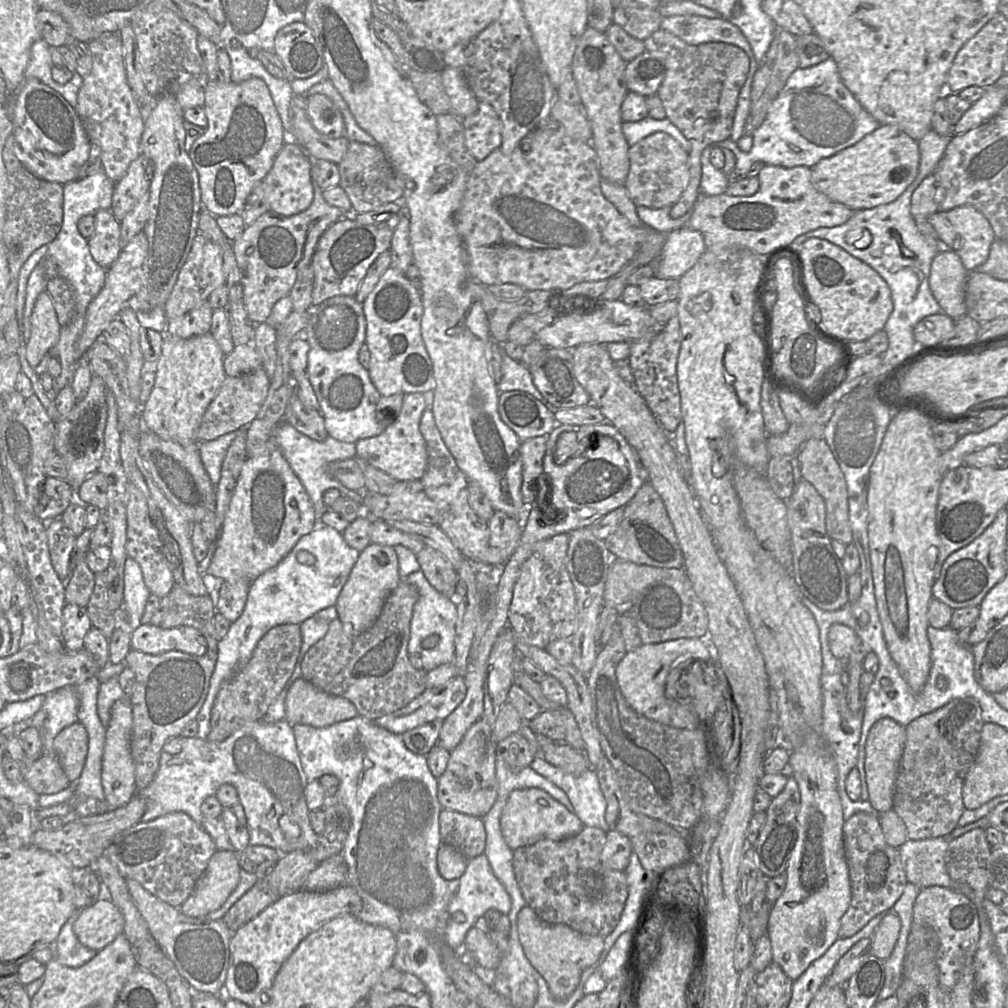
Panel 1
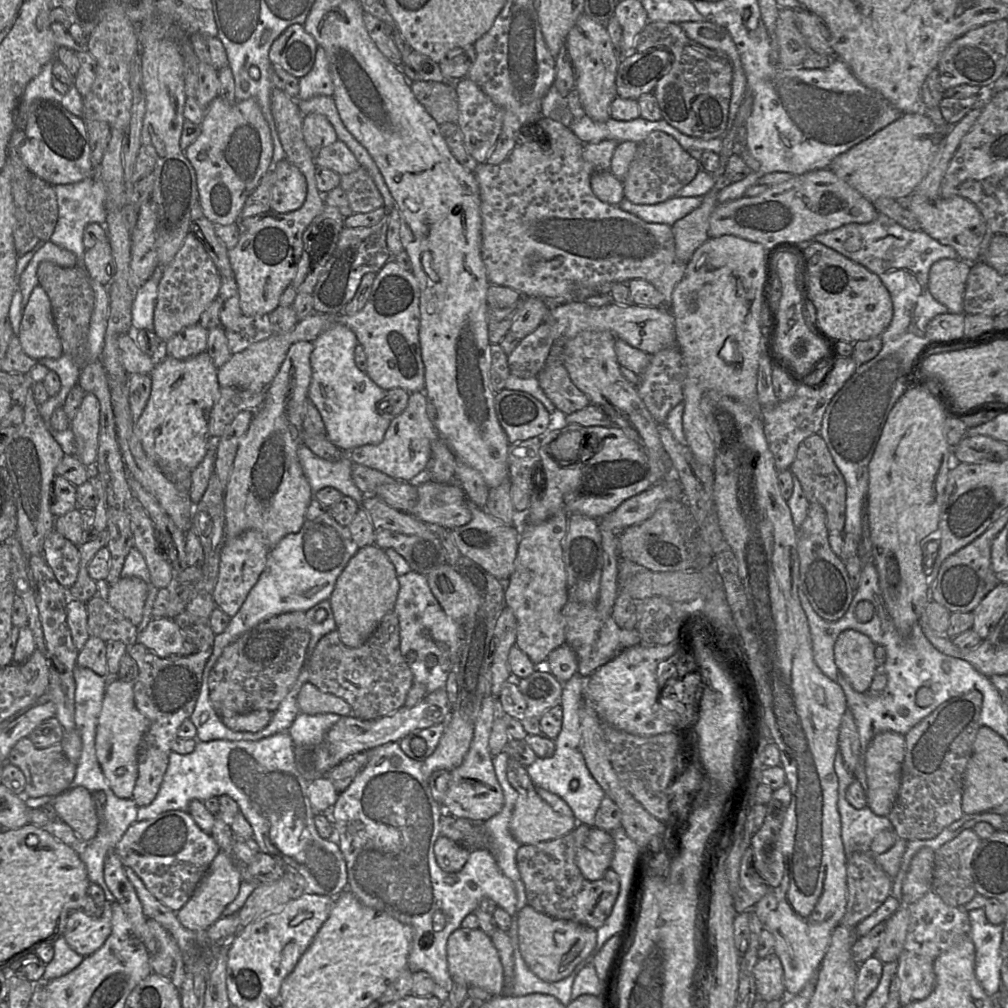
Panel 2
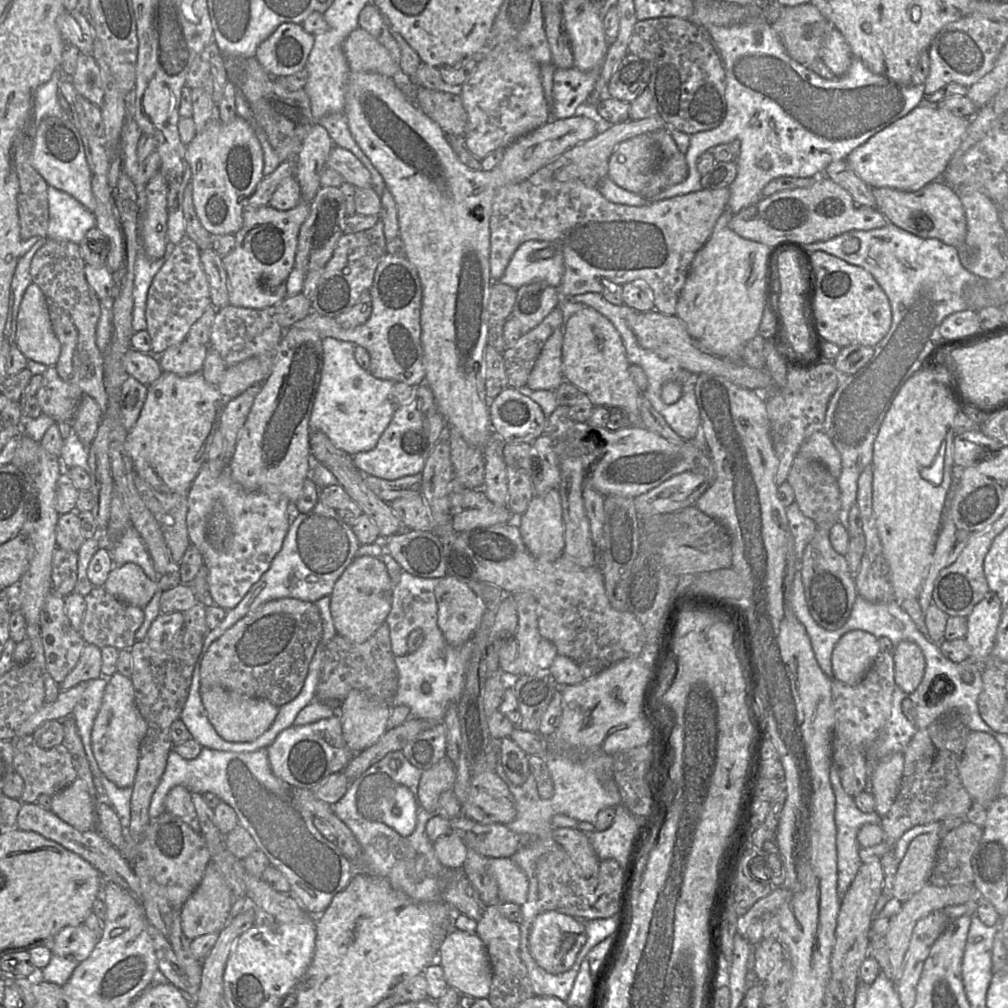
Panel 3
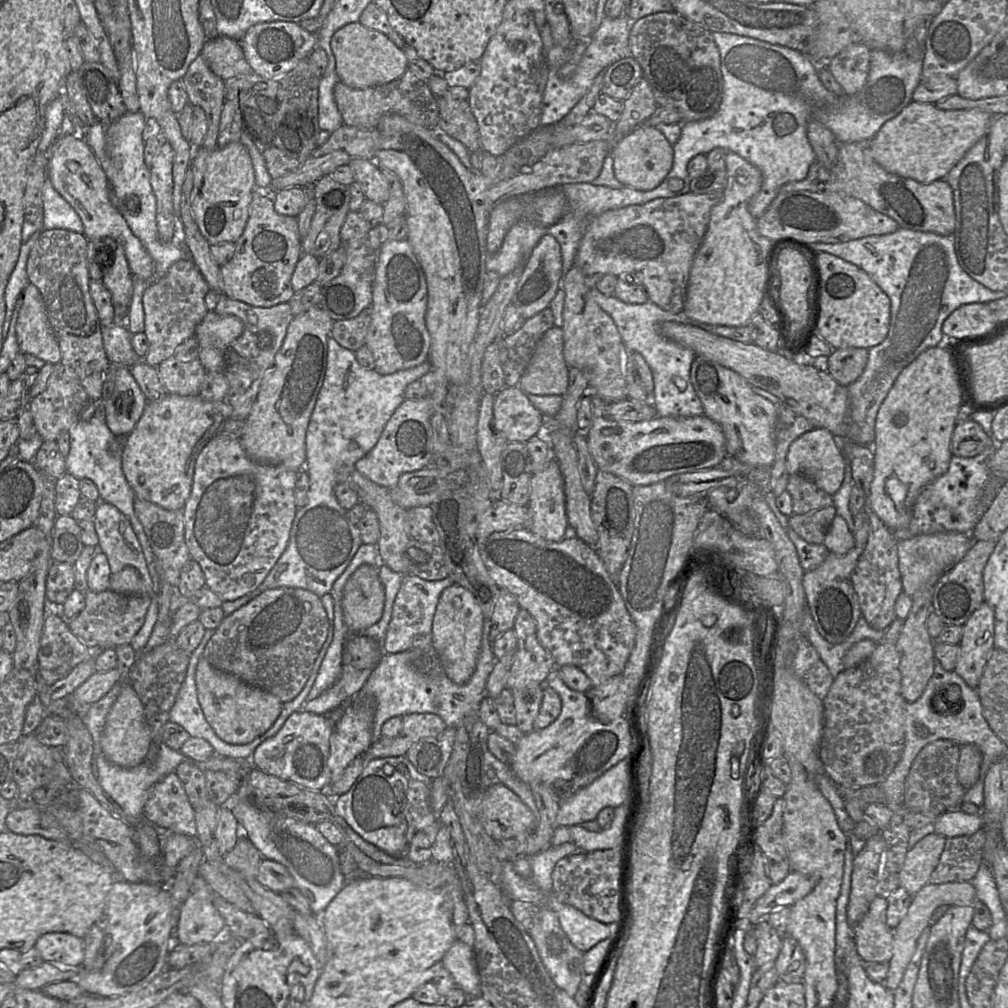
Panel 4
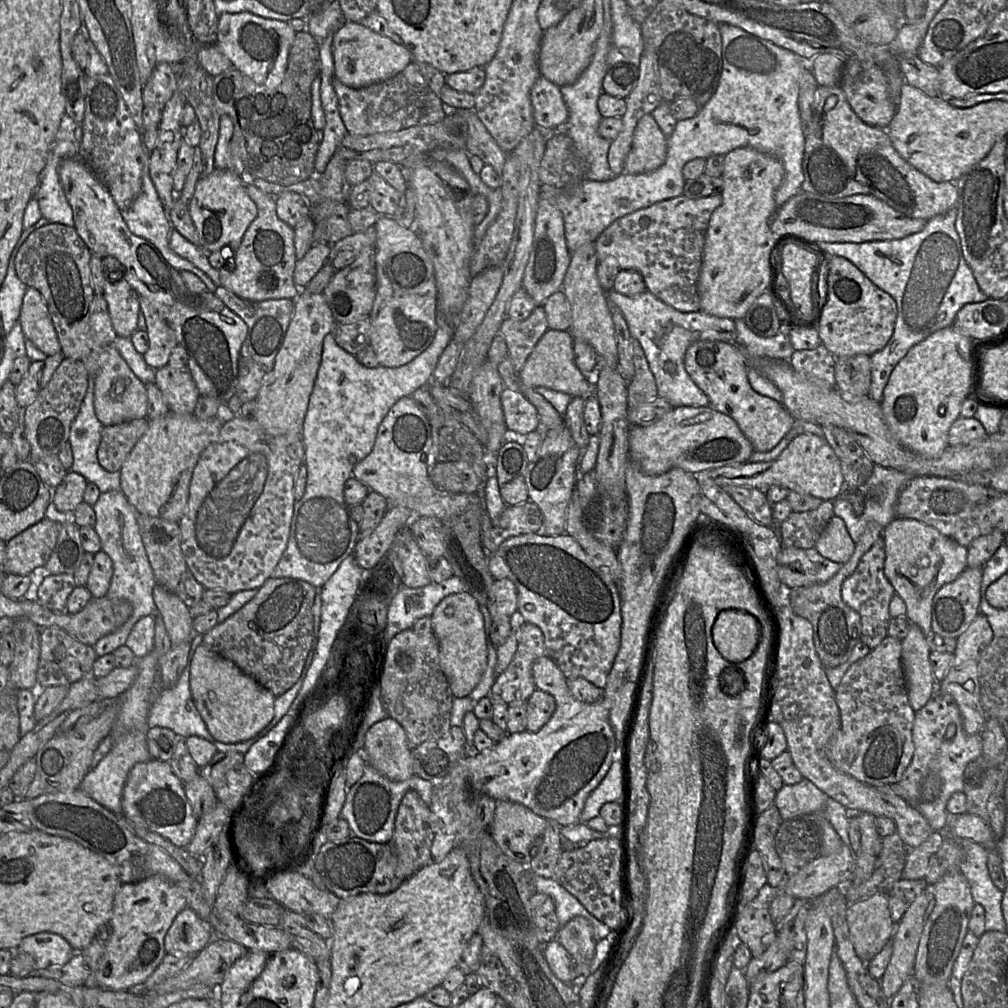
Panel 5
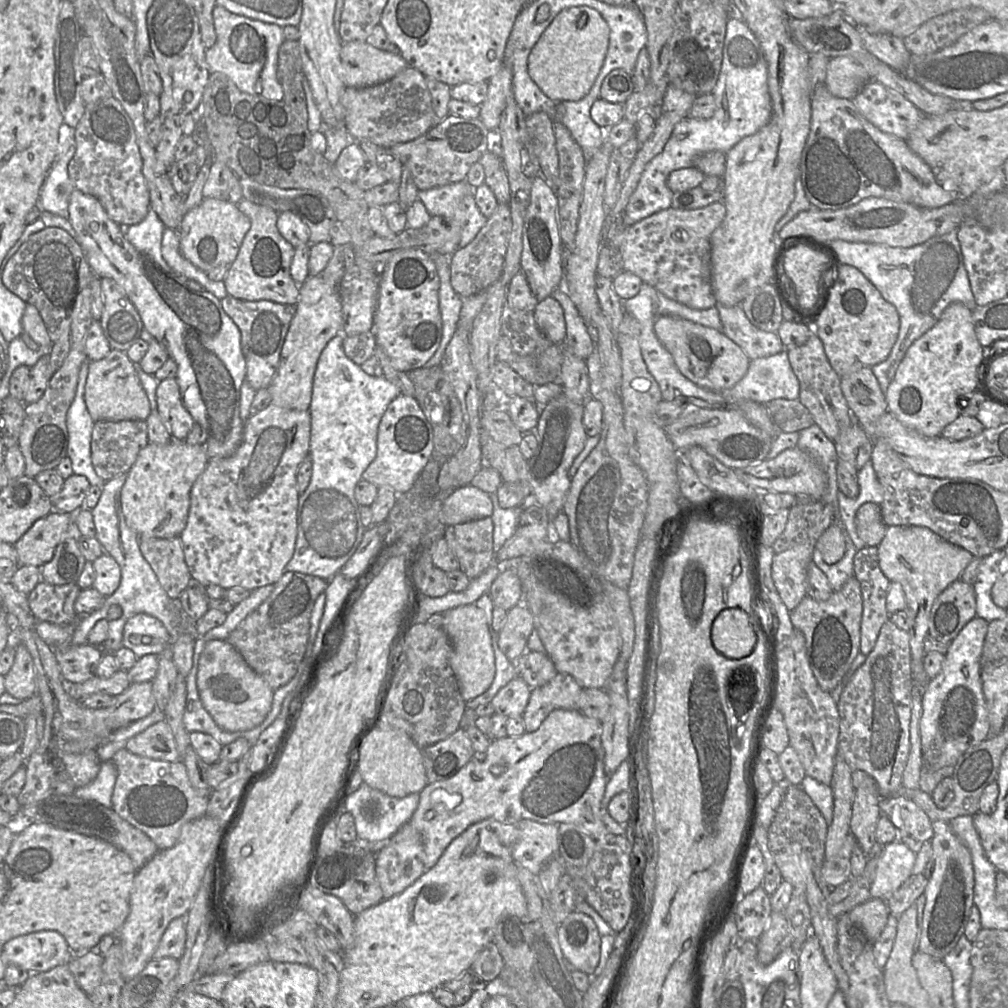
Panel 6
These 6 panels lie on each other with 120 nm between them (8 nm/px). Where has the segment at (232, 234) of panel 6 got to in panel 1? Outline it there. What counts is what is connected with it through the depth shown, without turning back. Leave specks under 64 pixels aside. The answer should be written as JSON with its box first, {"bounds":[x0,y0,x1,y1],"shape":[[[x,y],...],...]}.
{"bounds":[187,77,284,215],"shape":[[[257,77],[241,83],[210,81],[205,88],[204,111],[207,127],[187,151],[198,172],[200,198],[203,210],[211,215],[240,214],[253,187],[269,172],[275,156],[284,145],[284,129],[266,83]]]}

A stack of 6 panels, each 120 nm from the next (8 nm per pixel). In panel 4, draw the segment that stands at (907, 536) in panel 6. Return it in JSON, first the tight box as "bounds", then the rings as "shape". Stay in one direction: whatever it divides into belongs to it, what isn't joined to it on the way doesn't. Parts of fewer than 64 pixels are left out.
{"bounds":[898,532,973,597],"shape":[[[938,532],[898,540],[898,565],[903,593],[912,597],[924,584],[936,584],[938,579],[968,552],[973,540],[969,534]]]}

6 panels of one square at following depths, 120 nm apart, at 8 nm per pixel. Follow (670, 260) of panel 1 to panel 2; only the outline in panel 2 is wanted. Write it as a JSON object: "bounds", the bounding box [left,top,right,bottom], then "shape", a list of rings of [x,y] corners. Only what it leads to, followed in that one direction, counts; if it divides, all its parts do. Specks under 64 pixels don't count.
{"bounds":[672,191,718,264],"shape":[[[710,191],[702,198],[698,208],[672,226],[676,256],[685,264],[689,263],[694,252],[710,238],[709,220],[718,205],[718,194]]]}

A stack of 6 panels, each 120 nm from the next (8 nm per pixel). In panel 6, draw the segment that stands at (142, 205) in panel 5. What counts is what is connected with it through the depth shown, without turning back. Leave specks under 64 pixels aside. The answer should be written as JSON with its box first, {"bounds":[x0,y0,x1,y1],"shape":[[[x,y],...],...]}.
{"bounds":[122,208,170,268],"shape":[[[152,208],[140,223],[122,227],[124,237],[138,251],[150,256],[158,265],[170,268],[161,253],[162,237],[166,227]]]}

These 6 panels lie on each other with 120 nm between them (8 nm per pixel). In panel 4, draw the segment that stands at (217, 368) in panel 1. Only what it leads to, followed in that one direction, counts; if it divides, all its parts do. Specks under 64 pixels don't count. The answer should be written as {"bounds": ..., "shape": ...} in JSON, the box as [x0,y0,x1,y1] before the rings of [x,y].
{"bounds":[122,393,232,510],"shape":[[[167,393],[160,400],[147,402],[136,427],[125,437],[122,454],[122,470],[135,496],[167,510],[183,509],[191,492],[196,458],[203,447],[220,432],[231,413],[232,408],[226,399],[208,402],[199,394],[179,396]]]}

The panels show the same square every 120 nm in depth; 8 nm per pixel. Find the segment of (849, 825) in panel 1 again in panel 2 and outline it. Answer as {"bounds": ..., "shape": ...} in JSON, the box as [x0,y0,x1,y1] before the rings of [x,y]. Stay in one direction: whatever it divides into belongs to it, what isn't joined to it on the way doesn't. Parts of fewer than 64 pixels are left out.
{"bounds":[840,851,893,928],"shape":[[[871,851],[848,856],[846,912],[840,924],[855,928],[891,896],[893,878],[875,861]]]}

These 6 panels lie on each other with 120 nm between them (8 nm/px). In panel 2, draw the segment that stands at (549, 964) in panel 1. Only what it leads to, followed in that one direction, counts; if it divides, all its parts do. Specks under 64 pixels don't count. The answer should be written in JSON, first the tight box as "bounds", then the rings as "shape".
{"bounds":[518,904,596,982],"shape":[[[527,904],[518,912],[518,939],[527,967],[540,979],[557,982],[570,975],[592,952],[596,945],[596,930],[574,921],[550,917]]]}

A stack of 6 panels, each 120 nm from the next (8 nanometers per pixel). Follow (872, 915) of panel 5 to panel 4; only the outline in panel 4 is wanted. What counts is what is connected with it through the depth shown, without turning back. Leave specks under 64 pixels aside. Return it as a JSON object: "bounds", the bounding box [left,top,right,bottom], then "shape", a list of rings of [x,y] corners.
{"bounds":[853,896,893,964],"shape":[[[877,896],[863,919],[853,927],[857,953],[864,964],[889,963],[892,957],[893,933],[886,923],[888,901]]]}

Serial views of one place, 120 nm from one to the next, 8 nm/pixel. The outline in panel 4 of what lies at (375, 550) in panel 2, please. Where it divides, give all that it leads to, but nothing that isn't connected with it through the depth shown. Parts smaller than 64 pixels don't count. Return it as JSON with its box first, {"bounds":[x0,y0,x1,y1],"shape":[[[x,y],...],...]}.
{"bounds":[342,564,385,633],"shape":[[[362,564],[347,580],[342,598],[344,622],[349,633],[361,633],[382,616],[385,590],[376,566]]]}

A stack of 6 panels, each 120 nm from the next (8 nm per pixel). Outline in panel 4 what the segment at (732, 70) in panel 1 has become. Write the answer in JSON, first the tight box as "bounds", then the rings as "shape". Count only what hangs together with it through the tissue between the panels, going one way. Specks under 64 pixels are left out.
{"bounds":[630,11,723,122],"shape":[[[676,11],[658,12],[637,20],[630,32],[632,57],[641,65],[649,81],[658,106],[676,109],[682,122],[702,121],[713,117],[720,108],[723,94],[723,76],[719,49],[712,32]]]}

